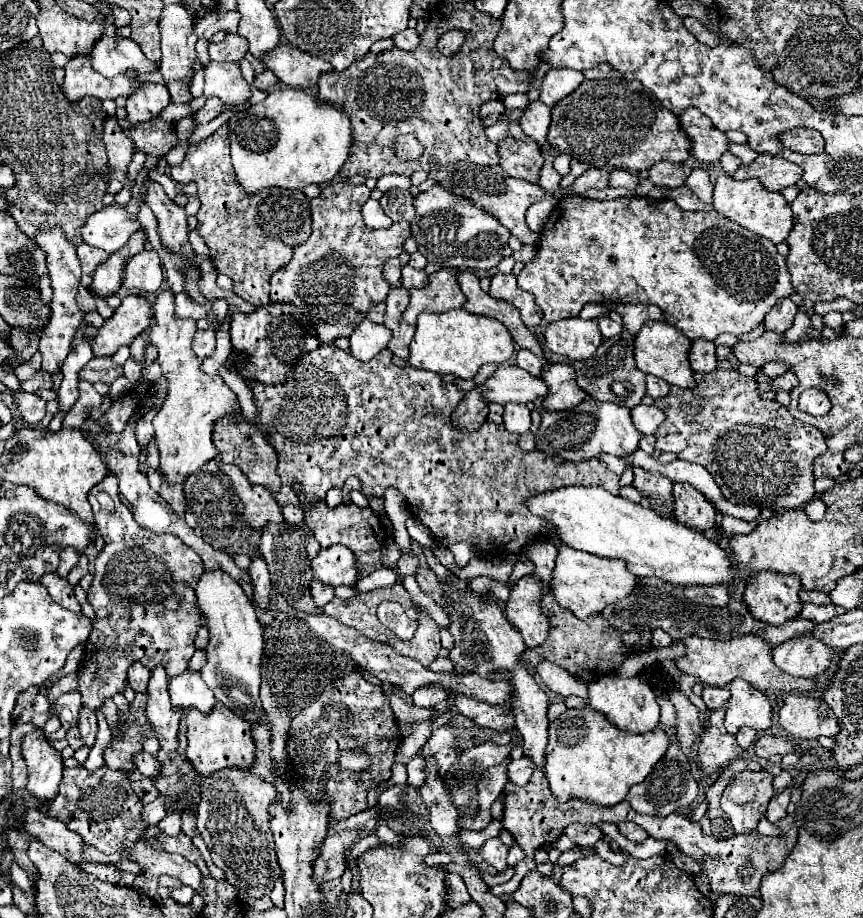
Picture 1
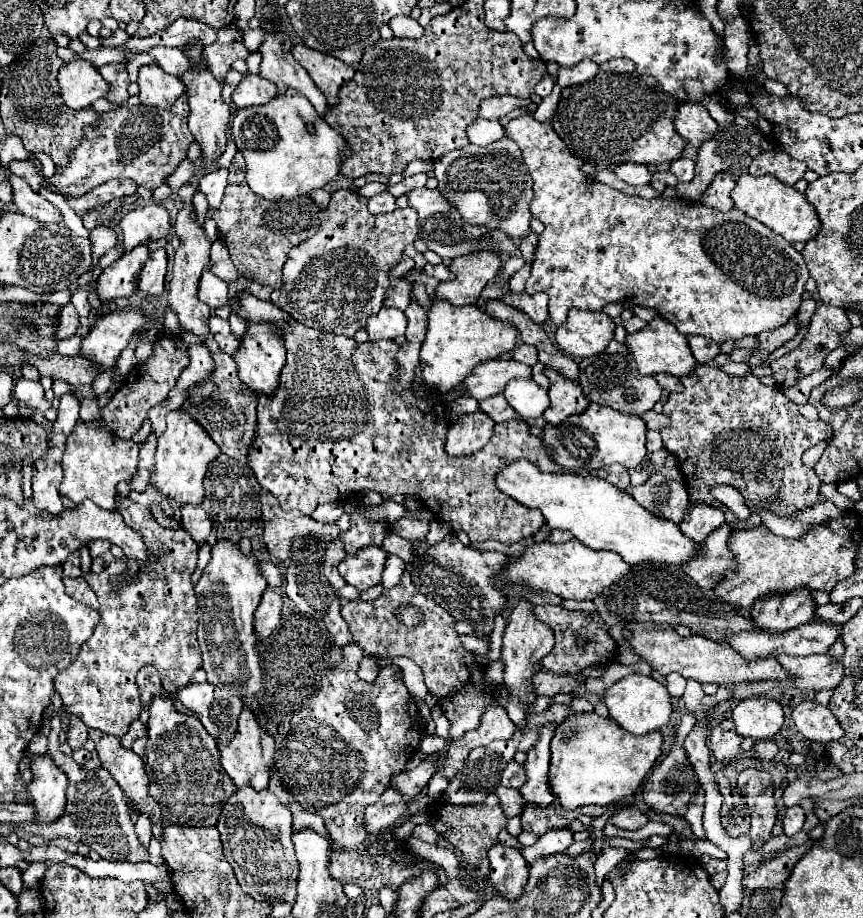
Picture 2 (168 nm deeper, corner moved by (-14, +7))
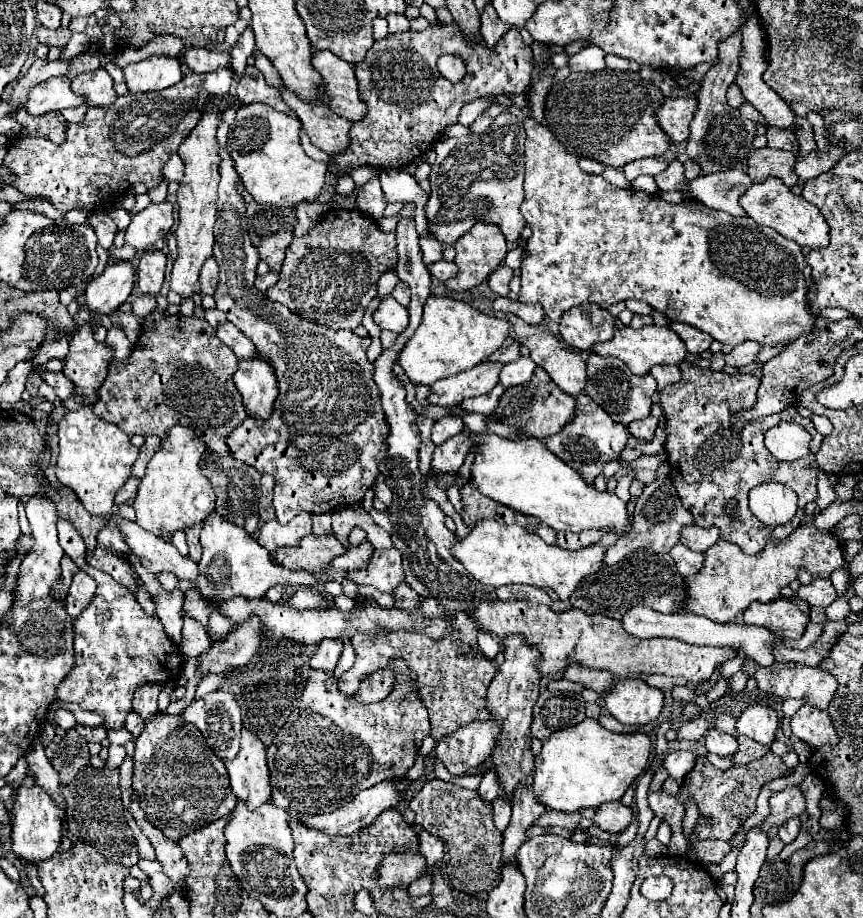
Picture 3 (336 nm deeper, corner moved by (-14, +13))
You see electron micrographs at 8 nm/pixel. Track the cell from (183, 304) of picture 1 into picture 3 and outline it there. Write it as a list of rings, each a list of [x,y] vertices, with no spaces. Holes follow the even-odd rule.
[[[208,259],[202,265],[200,287],[202,287],[202,295],[214,295],[214,291],[218,287],[218,263],[214,259]]]

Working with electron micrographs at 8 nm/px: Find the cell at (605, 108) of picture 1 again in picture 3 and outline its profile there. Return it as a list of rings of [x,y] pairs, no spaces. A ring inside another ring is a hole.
[[[602,69],[596,73],[572,73],[564,81],[552,85],[546,95],[544,117],[548,129],[558,137],[558,141],[578,157],[590,157],[604,163],[606,167],[624,167],[630,161],[644,157],[660,157],[670,147],[670,137],[658,127],[656,111],[662,107],[664,95],[656,83],[646,81],[640,73],[632,71],[610,71]]]

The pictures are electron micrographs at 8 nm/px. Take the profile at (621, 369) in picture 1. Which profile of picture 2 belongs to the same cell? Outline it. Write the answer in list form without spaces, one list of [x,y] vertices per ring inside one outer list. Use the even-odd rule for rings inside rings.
[[[610,341],[610,345],[606,347],[606,351],[598,357],[586,357],[580,363],[580,387],[584,391],[584,395],[604,407],[610,407],[618,413],[624,415],[636,415],[640,417],[642,413],[650,411],[662,395],[662,387],[658,385],[658,381],[654,381],[652,375],[642,377],[640,373],[636,373],[636,365],[634,359],[630,357],[630,351],[626,349],[624,343],[618,341]]]

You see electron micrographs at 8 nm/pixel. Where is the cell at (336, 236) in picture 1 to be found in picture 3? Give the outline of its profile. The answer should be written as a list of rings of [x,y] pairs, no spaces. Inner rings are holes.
[[[332,211],[310,233],[296,237],[286,249],[280,281],[266,291],[272,301],[284,303],[292,313],[330,329],[356,329],[368,303],[376,297],[376,283],[384,269],[396,265],[396,231],[380,231],[378,223],[358,211]]]

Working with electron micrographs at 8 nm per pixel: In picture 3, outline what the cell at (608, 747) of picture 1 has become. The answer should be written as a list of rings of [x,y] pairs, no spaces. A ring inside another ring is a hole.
[[[586,717],[570,729],[556,731],[542,743],[542,753],[534,759],[532,789],[536,799],[558,811],[578,811],[618,801],[646,769],[650,747],[652,741],[644,733],[612,733],[596,719]]]

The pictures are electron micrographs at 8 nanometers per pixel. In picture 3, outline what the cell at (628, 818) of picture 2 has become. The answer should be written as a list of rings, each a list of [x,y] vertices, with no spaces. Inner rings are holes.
[[[622,801],[604,803],[602,807],[596,809],[596,817],[594,817],[594,825],[598,825],[600,829],[612,835],[622,833],[632,821],[634,821],[634,813],[630,807],[622,805]]]

